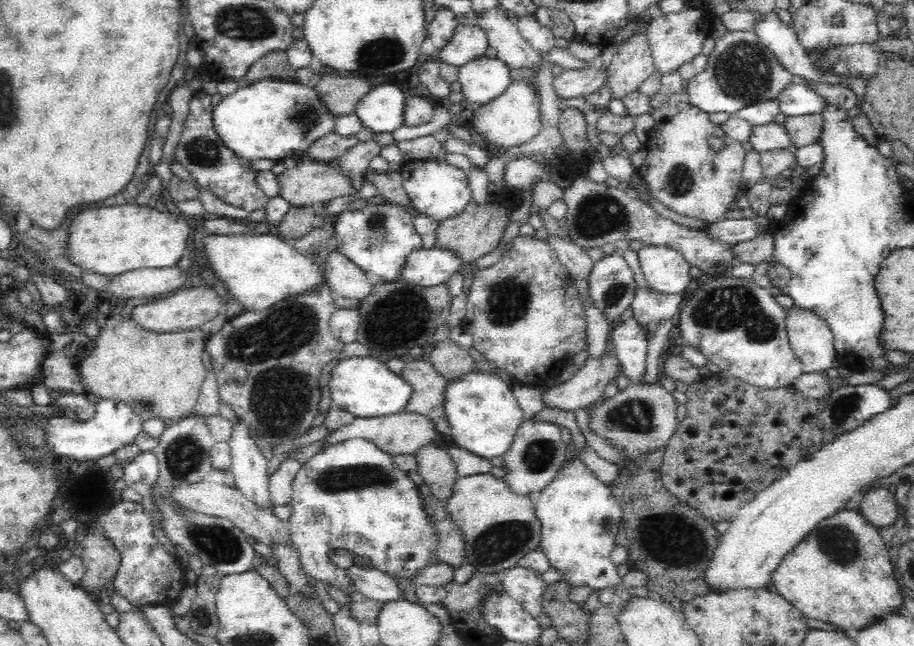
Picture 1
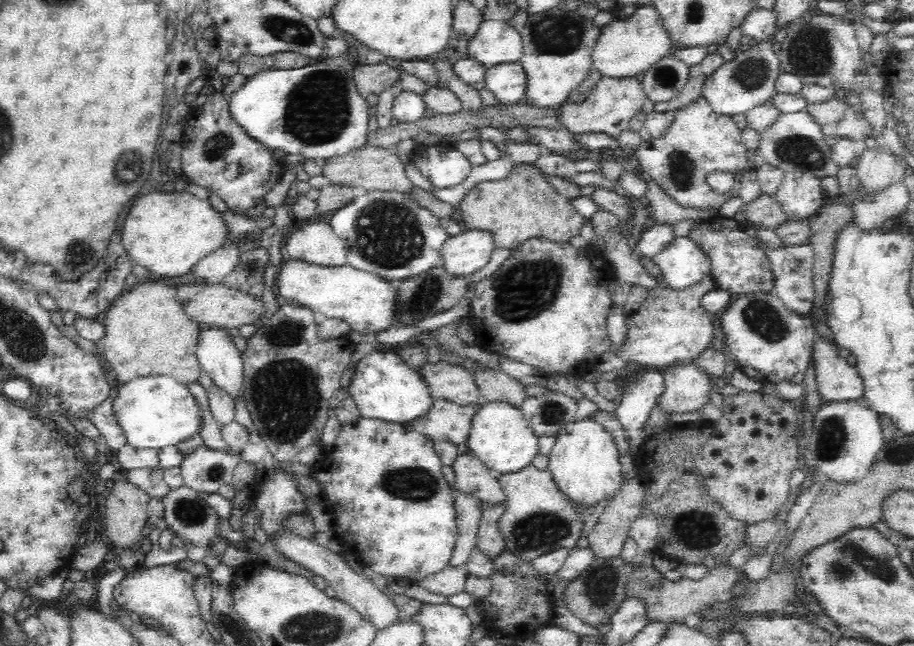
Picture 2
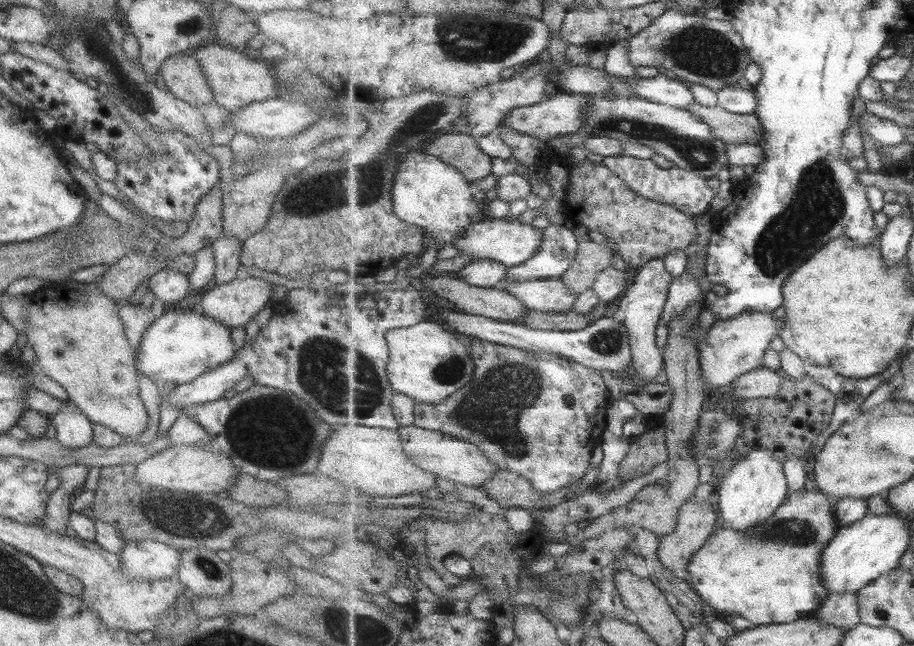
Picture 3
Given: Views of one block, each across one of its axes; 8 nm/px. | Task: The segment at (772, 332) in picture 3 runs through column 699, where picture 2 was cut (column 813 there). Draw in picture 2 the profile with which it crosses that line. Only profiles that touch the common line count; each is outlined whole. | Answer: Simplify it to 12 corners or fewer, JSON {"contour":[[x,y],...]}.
{"contour":[[816,334],[816,382],[824,401],[861,400],[858,369]]}

